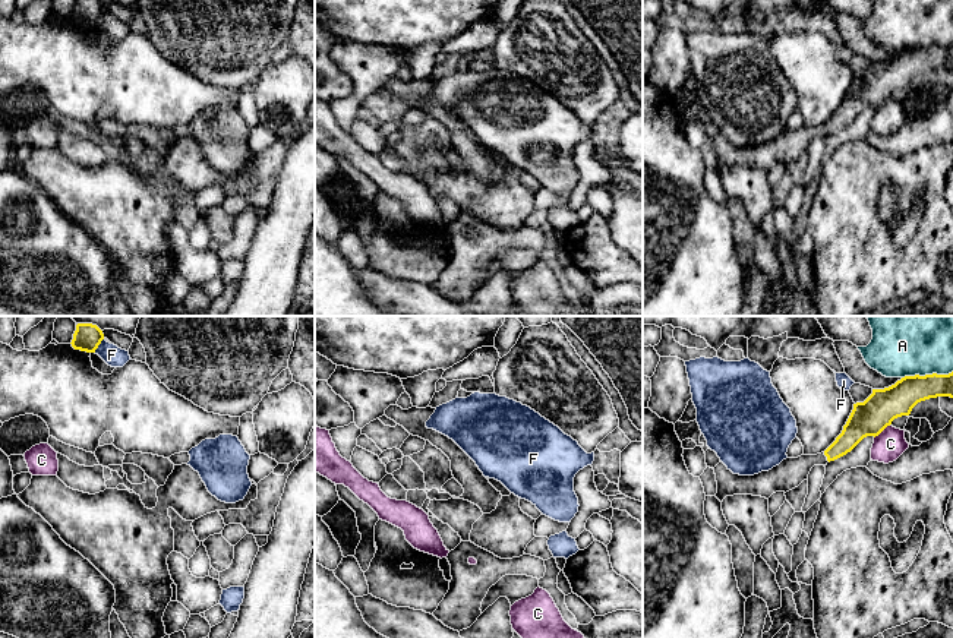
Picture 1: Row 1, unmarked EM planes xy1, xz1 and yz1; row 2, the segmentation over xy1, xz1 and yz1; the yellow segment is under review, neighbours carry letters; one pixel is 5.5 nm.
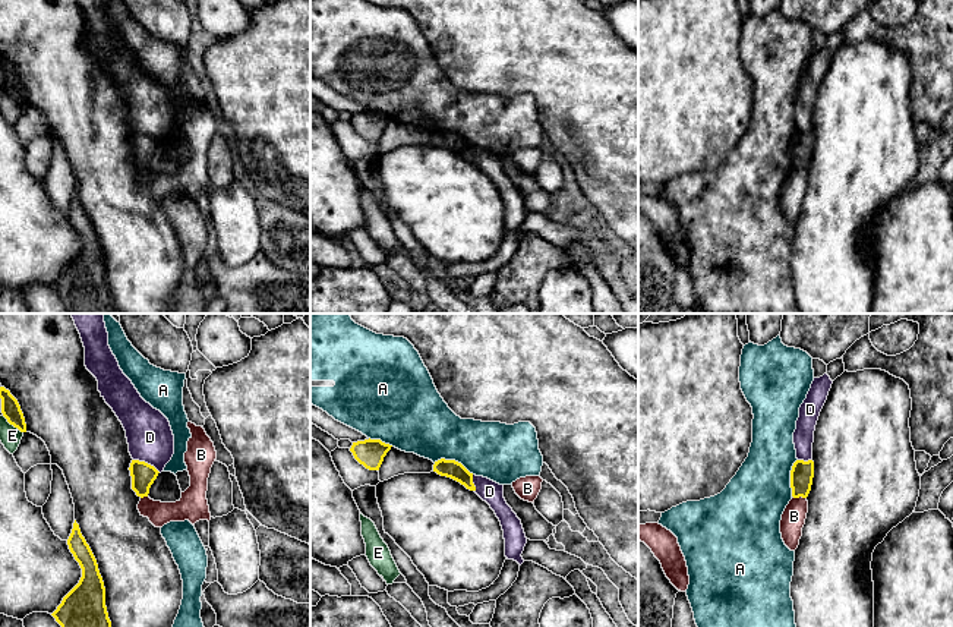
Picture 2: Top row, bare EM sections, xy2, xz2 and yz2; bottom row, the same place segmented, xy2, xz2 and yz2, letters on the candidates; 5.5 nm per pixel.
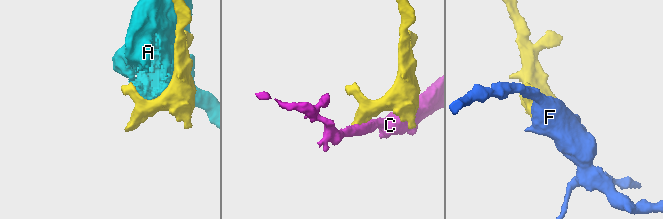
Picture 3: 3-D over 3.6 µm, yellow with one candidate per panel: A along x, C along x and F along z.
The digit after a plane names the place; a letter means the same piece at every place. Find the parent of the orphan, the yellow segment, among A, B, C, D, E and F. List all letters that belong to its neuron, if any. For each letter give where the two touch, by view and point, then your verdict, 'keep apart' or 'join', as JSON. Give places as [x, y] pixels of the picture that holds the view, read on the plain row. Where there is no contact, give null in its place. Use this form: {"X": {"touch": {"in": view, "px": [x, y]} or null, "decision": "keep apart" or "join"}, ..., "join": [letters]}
{"A": {"touch": {"in": "yz1", "px": [927, 47]}, "decision": "keep apart"}, "B": {"touch": {"in": "yz2", "px": [800, 167]}, "decision": "keep apart"}, "C": {"touch": {"in": "yz1", "px": [882, 103]}, "decision": "keep apart"}, "D": {"touch": {"in": "xy2", "px": [147, 135]}, "decision": "keep apart"}, "E": {"touch": {"in": "xy2", "px": [12, 95]}, "decision": "keep apart"}, "F": {"touch": {"in": "xy1", "px": [98, 16]}, "decision": "keep apart"}, "join": []}

